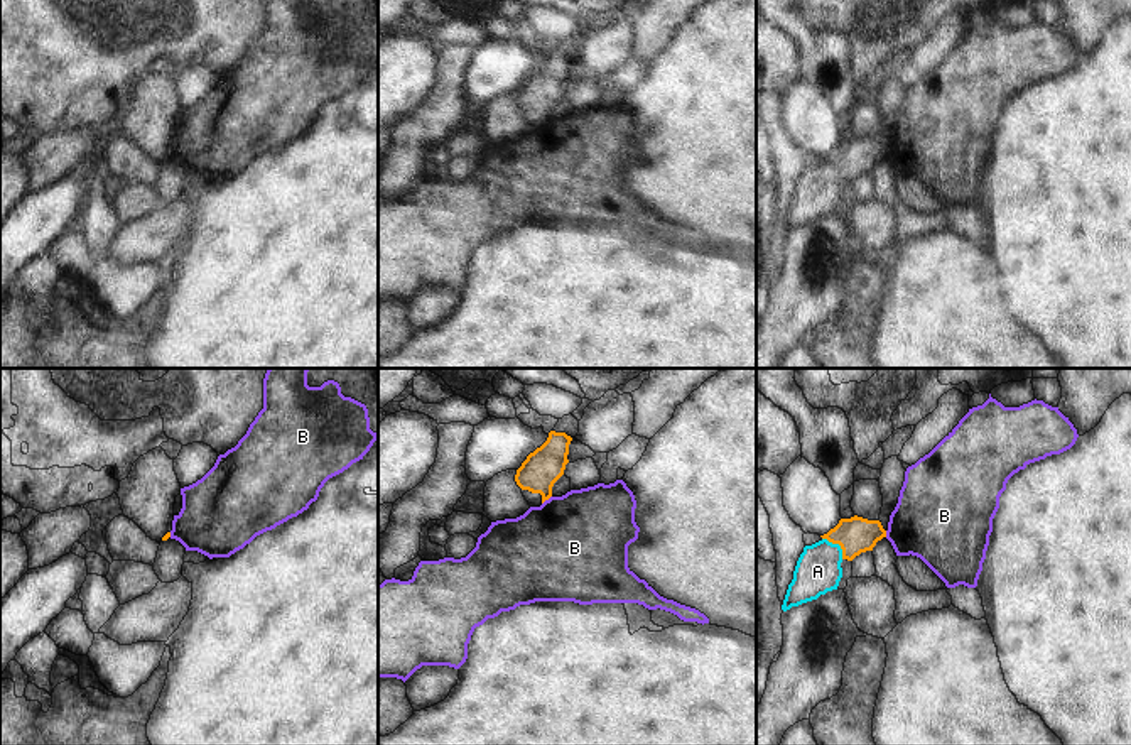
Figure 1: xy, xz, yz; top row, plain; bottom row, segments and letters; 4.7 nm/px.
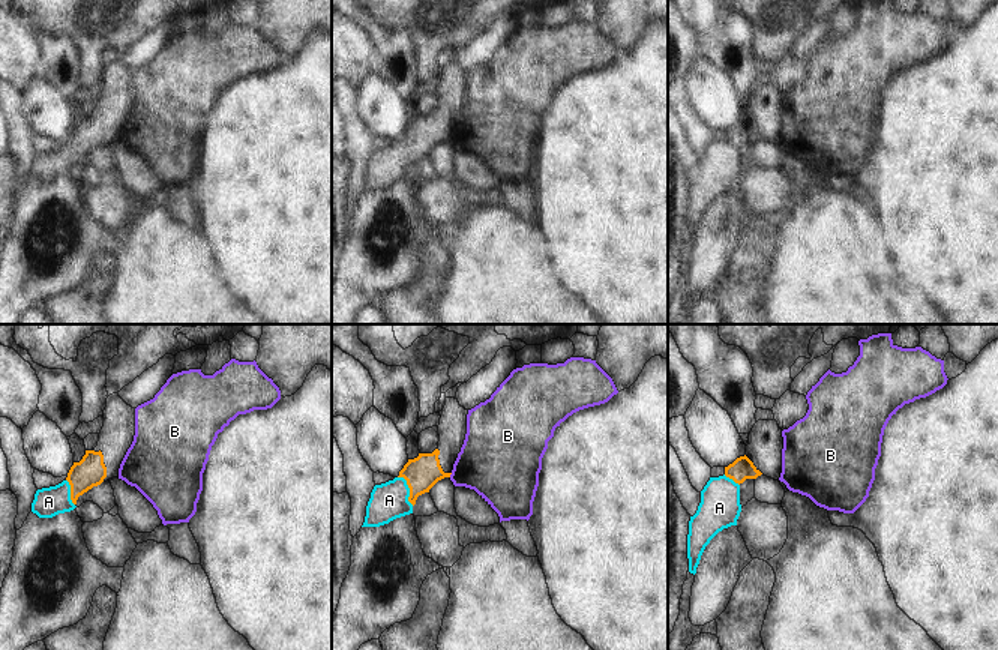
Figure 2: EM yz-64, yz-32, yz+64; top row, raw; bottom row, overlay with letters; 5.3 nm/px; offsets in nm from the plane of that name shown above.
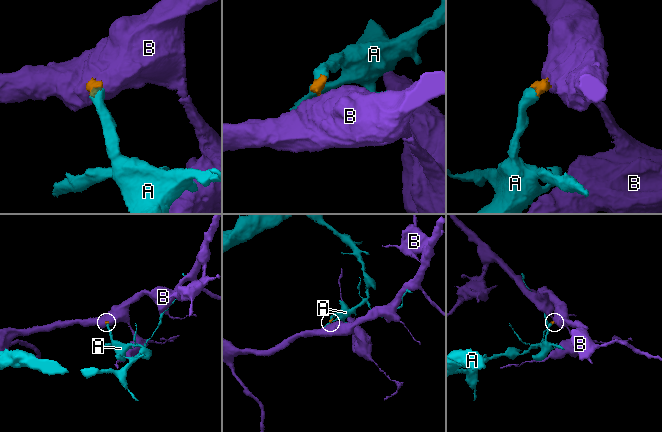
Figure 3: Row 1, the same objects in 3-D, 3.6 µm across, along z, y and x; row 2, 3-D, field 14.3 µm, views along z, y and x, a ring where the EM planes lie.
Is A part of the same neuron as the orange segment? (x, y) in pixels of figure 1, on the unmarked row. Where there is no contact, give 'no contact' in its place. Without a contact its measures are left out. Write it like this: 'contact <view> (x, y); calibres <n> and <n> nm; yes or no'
contact yz (838, 164); calibres 170 and 220 nm; yes

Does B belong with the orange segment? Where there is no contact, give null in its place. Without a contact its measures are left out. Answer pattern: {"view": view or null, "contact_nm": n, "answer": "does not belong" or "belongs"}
{"view": "xz", "contact_nm": 60, "answer": "does not belong"}

